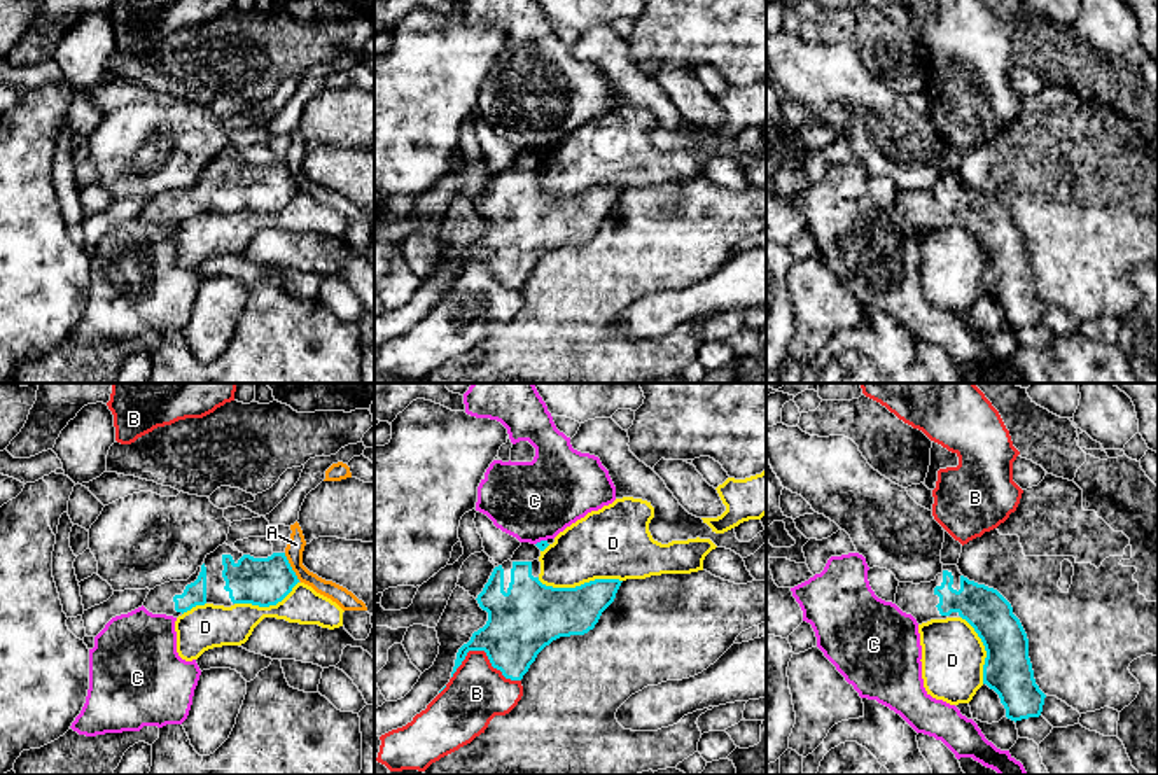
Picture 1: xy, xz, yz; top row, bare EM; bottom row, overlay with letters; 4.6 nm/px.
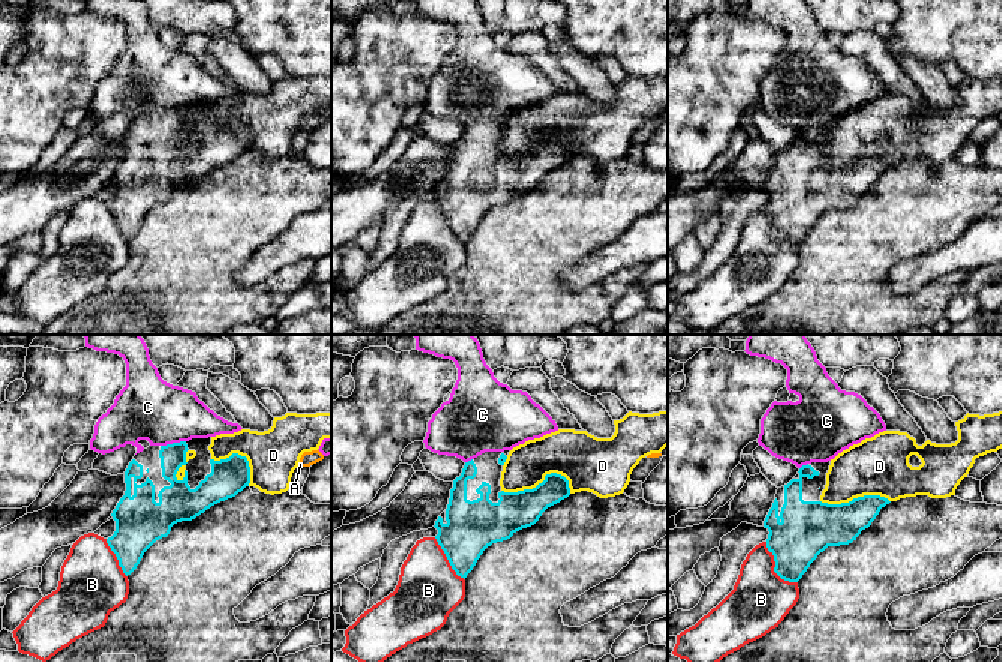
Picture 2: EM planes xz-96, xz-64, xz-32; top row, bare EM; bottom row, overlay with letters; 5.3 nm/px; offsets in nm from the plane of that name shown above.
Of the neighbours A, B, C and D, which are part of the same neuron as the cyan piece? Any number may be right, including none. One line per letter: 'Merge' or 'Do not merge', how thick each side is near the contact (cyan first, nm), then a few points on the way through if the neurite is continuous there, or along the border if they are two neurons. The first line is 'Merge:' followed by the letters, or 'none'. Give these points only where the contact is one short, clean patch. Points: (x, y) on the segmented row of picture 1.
Merge: none
A: Do not merge. Thickness 220 nm (cyan) against 80 nm. Boundary: xy (284, 553), (299, 579)
B: Do not merge. Thickness 300 nm (cyan) against 280 nm
C: Do not merge. Thickness 50 nm (cyan) against 360 nm
D: Do not merge. Thickness 300 nm (cyan) against 320 nm

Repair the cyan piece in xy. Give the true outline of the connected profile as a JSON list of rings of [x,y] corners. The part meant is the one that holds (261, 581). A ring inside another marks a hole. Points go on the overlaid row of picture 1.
[[[222,544],[206,555],[187,581],[170,581],[150,590],[143,607],[173,618],[205,604],[269,607],[282,602],[297,583],[285,553],[254,558]]]

